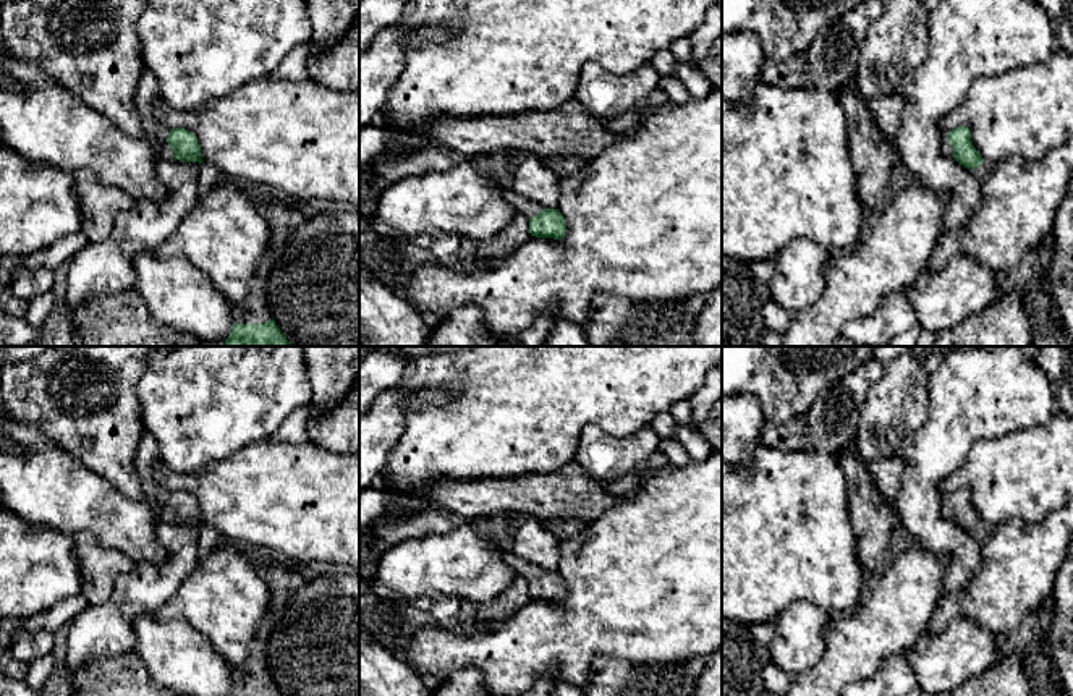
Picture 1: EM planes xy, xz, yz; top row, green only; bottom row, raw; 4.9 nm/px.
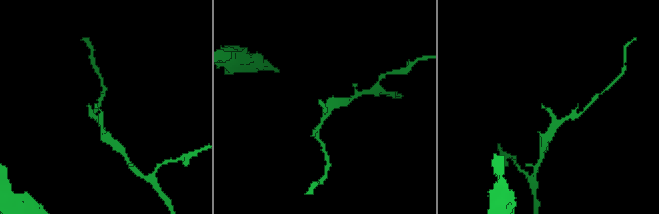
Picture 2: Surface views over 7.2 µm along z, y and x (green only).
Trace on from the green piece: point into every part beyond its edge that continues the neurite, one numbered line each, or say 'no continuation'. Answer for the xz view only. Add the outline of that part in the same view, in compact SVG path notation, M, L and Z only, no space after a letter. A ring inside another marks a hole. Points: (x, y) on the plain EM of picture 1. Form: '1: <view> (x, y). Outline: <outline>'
1: xz (523, 568). Outline: M510 549L505 550L505 562L515 570L518 576L524 578L526 581L532 581L542 573L539 567L516 557Z

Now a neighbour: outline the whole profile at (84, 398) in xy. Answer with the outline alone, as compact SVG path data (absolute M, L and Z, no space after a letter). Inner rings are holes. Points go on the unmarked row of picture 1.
M52 346L32 359L2 367L2 406L8 416L37 426L47 439L74 455L87 469L105 477L129 499L146 502L154 510L157 523L160 523L162 507L144 492L136 471L138 443L144 431L138 382L147 369L146 358L157 348L159 346Z

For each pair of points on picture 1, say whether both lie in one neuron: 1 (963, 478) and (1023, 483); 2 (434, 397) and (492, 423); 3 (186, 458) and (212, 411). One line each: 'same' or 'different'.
1: same
2: different
3: same

